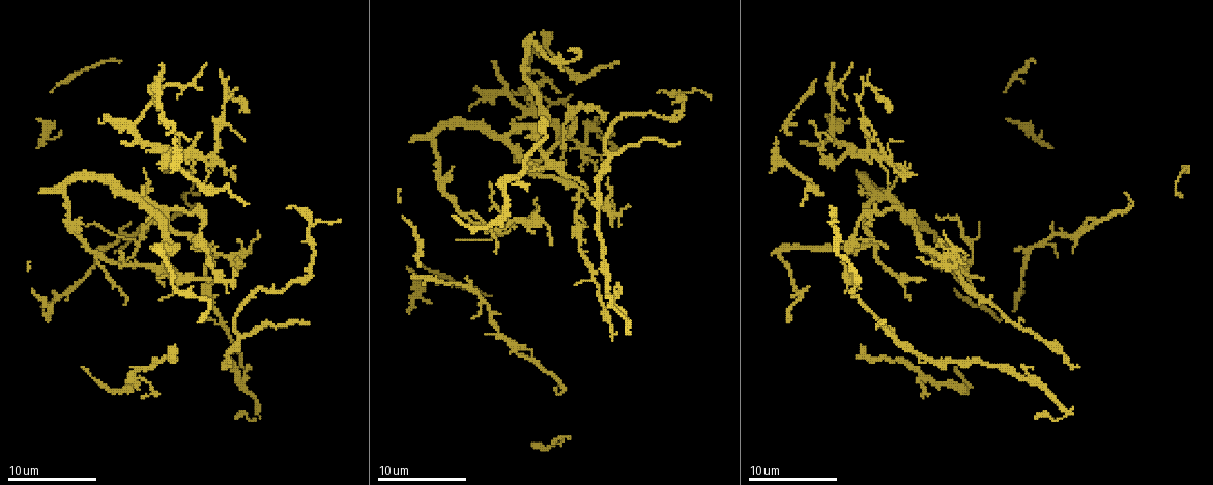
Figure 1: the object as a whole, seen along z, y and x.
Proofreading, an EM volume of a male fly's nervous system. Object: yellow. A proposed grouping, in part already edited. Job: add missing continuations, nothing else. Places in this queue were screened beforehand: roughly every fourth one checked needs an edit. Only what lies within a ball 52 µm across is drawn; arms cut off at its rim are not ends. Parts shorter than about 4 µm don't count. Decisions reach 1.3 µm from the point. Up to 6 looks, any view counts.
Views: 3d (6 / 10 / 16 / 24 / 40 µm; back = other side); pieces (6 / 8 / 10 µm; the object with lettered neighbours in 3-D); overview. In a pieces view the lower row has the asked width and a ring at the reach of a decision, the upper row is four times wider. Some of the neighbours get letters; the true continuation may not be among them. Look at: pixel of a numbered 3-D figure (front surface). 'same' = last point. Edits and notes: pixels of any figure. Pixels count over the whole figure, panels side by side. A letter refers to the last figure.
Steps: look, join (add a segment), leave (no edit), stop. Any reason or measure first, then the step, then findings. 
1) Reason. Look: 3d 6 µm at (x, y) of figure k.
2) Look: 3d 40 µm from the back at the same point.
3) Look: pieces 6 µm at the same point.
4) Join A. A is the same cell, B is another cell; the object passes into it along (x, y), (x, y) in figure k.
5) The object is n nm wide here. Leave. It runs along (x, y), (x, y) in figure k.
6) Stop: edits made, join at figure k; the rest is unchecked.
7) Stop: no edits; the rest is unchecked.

Thin end. Look: 3d 6 µm at (309, 323) of figure 1.

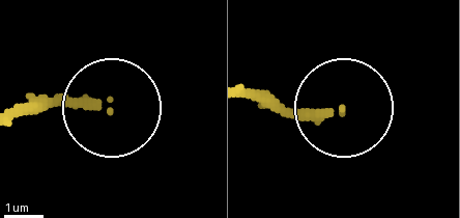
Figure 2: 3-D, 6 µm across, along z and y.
See the neighbours. Look: pieces 10 µm at the same point.

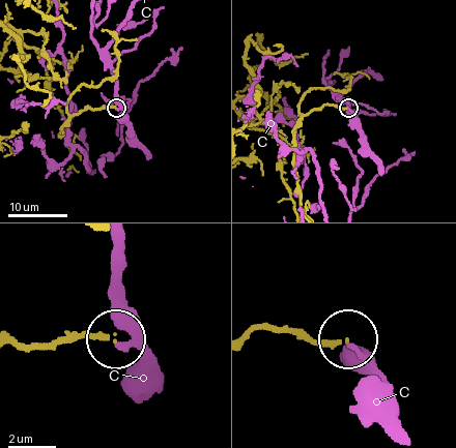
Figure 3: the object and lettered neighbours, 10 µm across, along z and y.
Leave. C is another cell; it runs along (21, 346), (51, 348), (86, 335), (114, 339) in figure 3; no lettered segment goes on from it.

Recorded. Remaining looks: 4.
An open end. Look: pieces 6 µm at (234, 269) of figure 1.

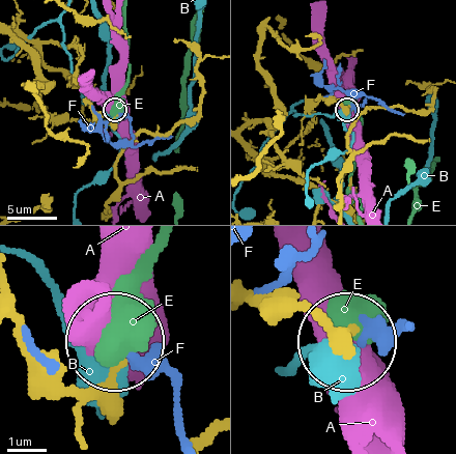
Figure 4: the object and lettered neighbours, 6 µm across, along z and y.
Leave. A, B, E and F are other cells; no lettered segment goes on from it.

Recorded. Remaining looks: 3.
Tapers out. Look: pieces 10 µm at (914, 174) of figure 1.

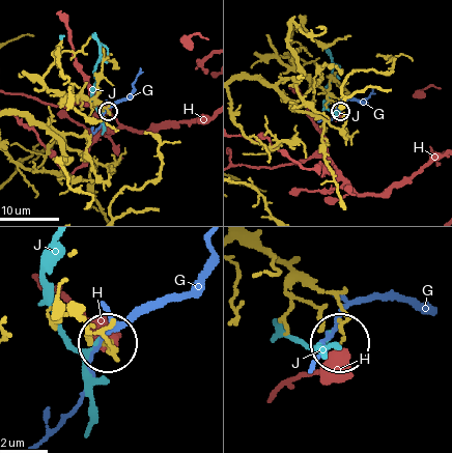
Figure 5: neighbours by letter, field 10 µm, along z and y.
Leave. G, H and J are other cells; none of them fits.

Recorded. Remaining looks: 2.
Stop: no edits; the rest is unchecked.

